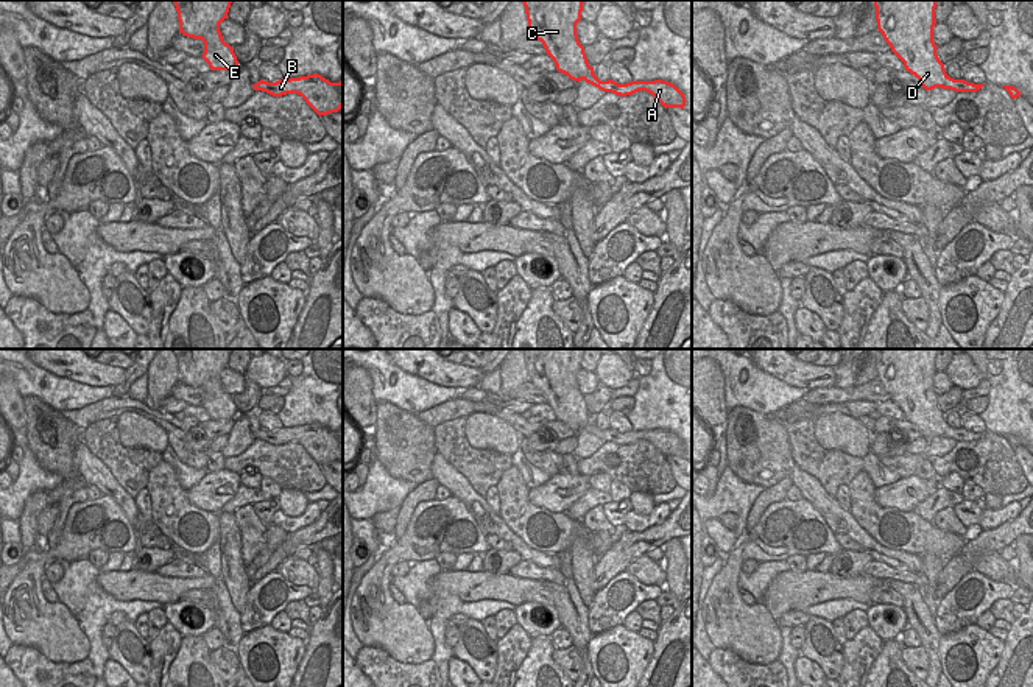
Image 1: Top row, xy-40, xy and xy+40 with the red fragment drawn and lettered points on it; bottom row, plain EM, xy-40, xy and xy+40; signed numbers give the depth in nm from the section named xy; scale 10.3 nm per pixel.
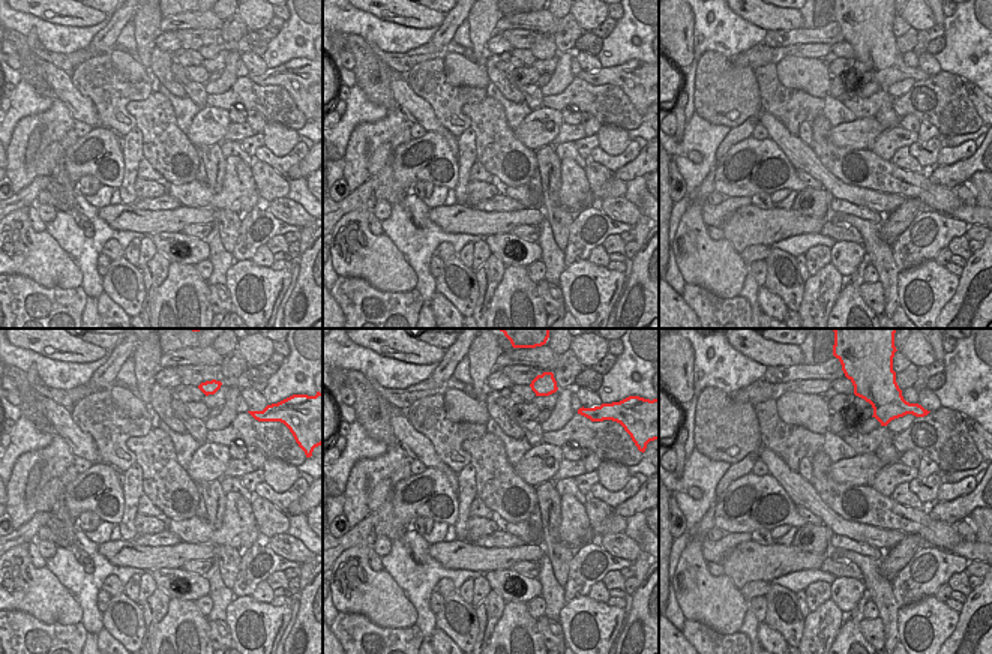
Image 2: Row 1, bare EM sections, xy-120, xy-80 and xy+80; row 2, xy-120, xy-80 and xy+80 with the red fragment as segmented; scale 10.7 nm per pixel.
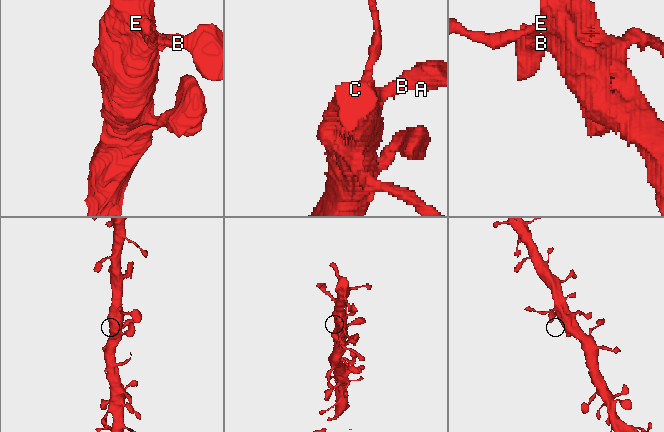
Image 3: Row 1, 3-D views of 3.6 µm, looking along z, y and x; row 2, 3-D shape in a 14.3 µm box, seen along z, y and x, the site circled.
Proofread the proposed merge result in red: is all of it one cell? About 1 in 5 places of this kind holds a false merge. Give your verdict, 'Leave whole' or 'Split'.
Leave whole.

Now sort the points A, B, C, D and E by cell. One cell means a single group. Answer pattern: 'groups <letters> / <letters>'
groups A B C D E

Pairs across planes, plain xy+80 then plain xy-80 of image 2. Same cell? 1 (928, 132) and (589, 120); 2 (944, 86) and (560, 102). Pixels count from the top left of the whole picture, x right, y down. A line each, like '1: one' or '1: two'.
1: one
2: one

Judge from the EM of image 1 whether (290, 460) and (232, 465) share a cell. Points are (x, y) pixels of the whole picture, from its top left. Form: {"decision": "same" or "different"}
{"decision": "same"}

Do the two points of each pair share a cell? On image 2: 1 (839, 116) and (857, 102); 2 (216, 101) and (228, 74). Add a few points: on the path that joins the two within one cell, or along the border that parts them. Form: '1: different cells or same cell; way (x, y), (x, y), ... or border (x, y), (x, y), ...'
1: different cells; border (841, 102), (857, 117)
2: different cells; border (237, 78), (224, 92), (207, 95)

